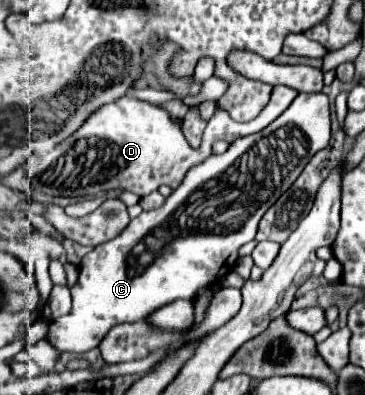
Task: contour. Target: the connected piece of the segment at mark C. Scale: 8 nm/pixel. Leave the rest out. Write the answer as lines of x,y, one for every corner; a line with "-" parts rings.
299,93
291,107
283,111
267,131
259,135
247,135
235,139
221,155
211,155
203,163
195,165
183,179
183,183
165,199
159,209
143,211
139,217
119,233
115,239
97,245
89,251
79,265
79,281
71,289
73,307
69,315
63,315
49,325
47,339
59,351
85,353
103,341
107,331
119,323
135,323
149,319
159,307
177,299
195,299
197,291
213,285
221,271
235,267
241,245
253,241
259,219
265,211
285,193
309,163
309,159
327,147
331,135
329,127
329,99
325,93

